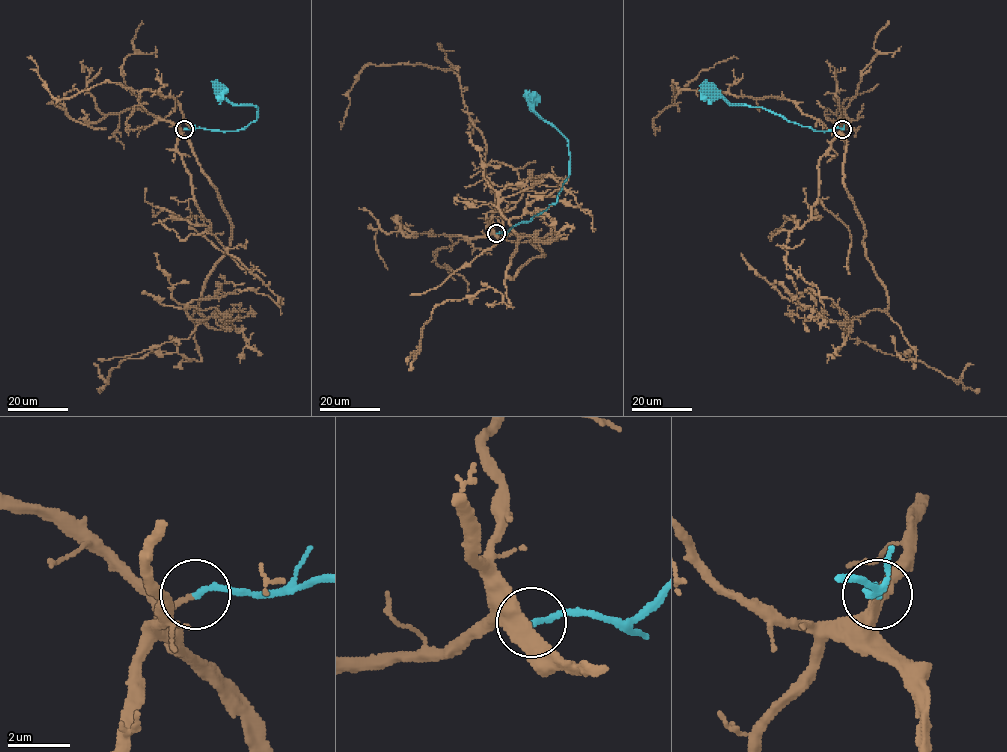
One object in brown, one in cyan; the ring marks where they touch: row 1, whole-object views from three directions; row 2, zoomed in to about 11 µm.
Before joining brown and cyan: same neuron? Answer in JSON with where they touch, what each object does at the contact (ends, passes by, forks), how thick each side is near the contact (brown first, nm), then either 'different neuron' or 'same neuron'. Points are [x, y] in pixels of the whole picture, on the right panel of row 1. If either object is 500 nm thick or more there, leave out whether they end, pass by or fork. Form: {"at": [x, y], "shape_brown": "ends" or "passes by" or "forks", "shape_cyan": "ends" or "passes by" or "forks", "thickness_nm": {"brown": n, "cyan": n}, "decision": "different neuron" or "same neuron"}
{"at": [842, 129], "shape_brown": "ends", "shape_cyan": "ends", "thickness_nm": {"brown": 180, "cyan": 200}, "decision": "same neuron"}

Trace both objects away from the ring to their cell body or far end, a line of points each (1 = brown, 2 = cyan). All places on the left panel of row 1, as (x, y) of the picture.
1: (184, 129), (231, 223), (229, 250), (205, 282), (193, 315), (202, 360), (177, 353), (126, 358), (96, 388)
2: (184, 129), (231, 131), (242, 129), (256, 119), (256, 106), (233, 105), (220, 96), (220, 89)

